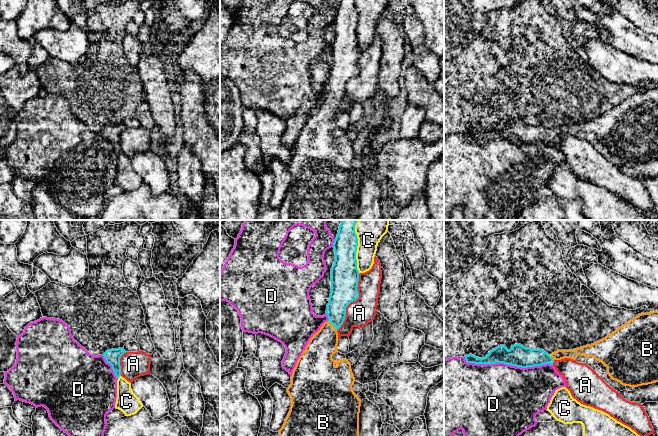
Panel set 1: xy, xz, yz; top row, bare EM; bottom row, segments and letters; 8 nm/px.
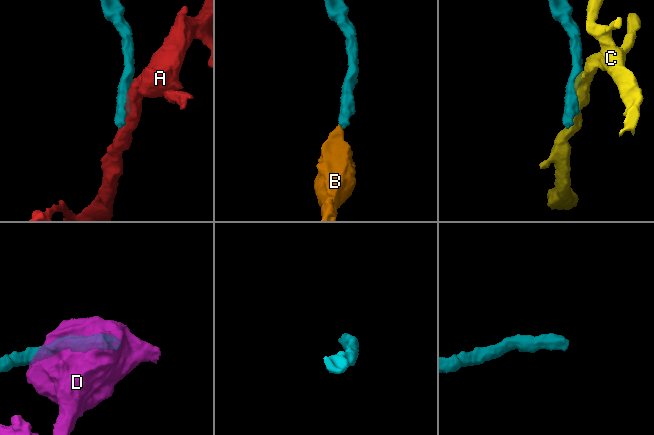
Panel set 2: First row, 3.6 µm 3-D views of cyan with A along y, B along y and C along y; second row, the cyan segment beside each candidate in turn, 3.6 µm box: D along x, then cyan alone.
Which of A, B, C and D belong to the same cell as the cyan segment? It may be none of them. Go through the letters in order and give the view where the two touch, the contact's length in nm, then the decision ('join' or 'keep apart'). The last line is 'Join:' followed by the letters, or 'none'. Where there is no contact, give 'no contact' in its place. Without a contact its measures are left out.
A: xz | 500 nm | keep apart
B: xz | 110 nm | join
C: xz | 400 nm | keep apart
D: yz | 700 nm | keep apart
Join: B

